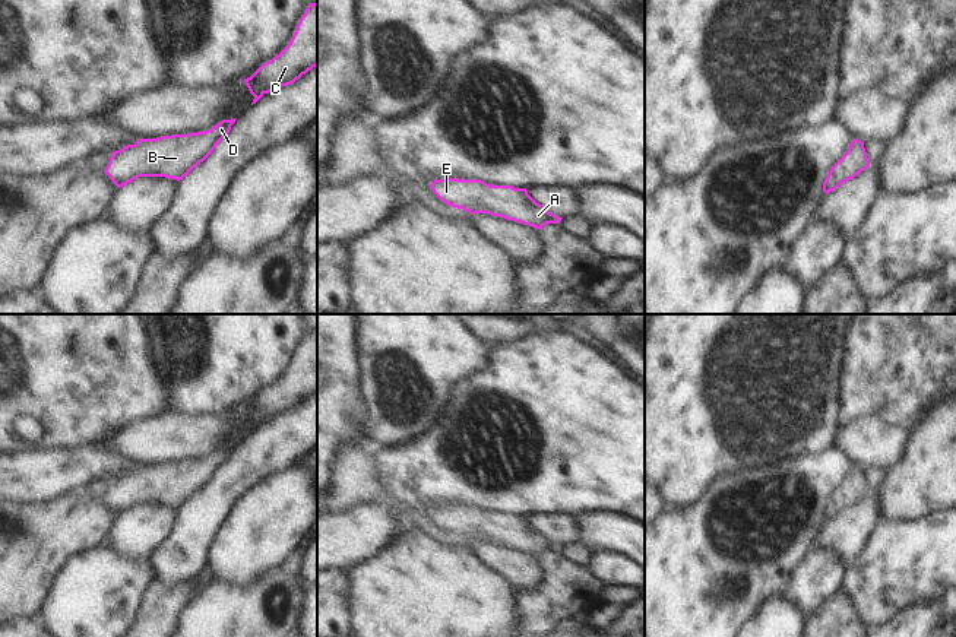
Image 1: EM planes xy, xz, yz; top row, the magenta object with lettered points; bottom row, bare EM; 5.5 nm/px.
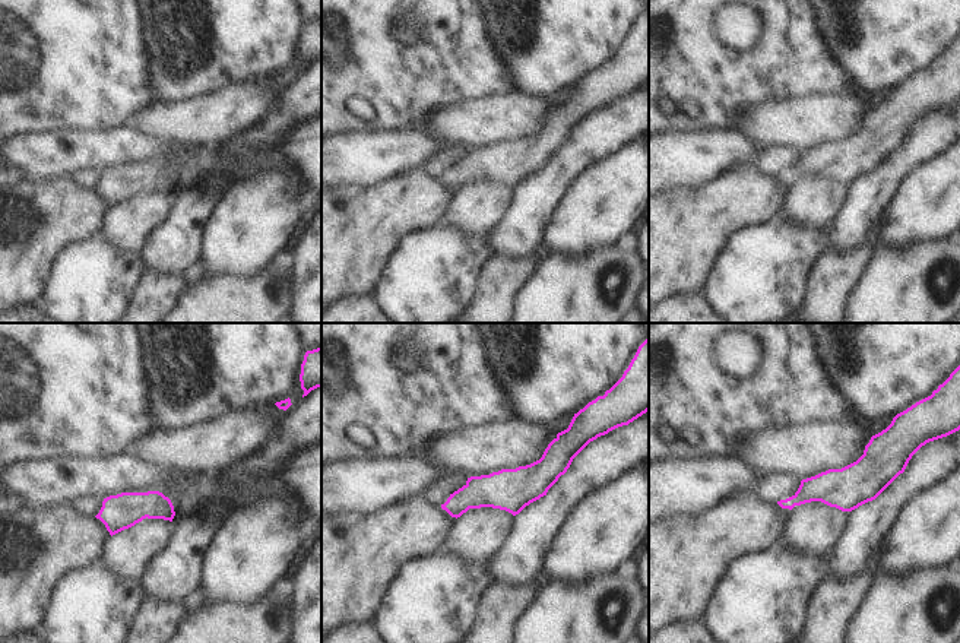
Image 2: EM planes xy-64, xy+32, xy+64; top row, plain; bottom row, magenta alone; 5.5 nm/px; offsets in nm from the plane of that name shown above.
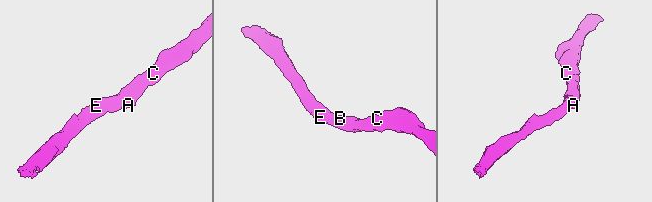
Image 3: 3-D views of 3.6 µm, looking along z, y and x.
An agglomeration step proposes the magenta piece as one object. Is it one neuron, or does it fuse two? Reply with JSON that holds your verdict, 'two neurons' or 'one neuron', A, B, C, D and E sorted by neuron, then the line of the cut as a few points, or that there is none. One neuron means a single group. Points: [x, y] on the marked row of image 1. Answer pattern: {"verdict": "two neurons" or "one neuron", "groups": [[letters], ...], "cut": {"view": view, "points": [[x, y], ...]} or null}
{"verdict": "one neuron", "groups": [["A", "B", "C", "D", "E"]], "cut": null}

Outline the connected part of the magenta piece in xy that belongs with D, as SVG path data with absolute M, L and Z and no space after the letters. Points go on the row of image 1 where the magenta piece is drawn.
M222 120L206 131L139 139L113 152L104 172L118 188L139 177L180 181L213 152L235 120Z

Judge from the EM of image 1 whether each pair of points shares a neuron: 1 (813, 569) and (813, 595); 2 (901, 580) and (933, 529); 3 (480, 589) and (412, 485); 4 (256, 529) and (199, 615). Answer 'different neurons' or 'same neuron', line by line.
1: same neuron
2: same neuron
3: different neurons
4: different neurons

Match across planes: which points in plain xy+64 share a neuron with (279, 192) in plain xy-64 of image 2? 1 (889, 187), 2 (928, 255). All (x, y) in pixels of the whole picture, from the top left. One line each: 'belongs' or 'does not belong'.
1: does not belong
2: does not belong

